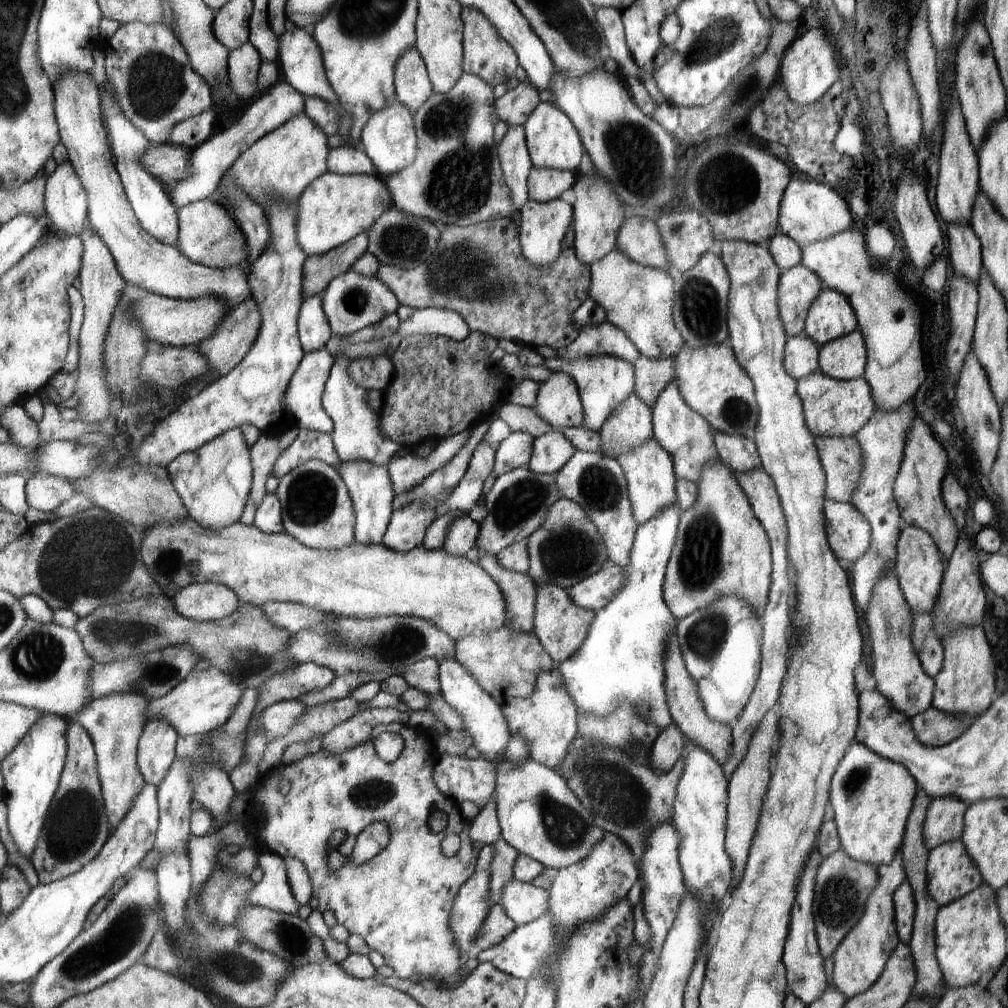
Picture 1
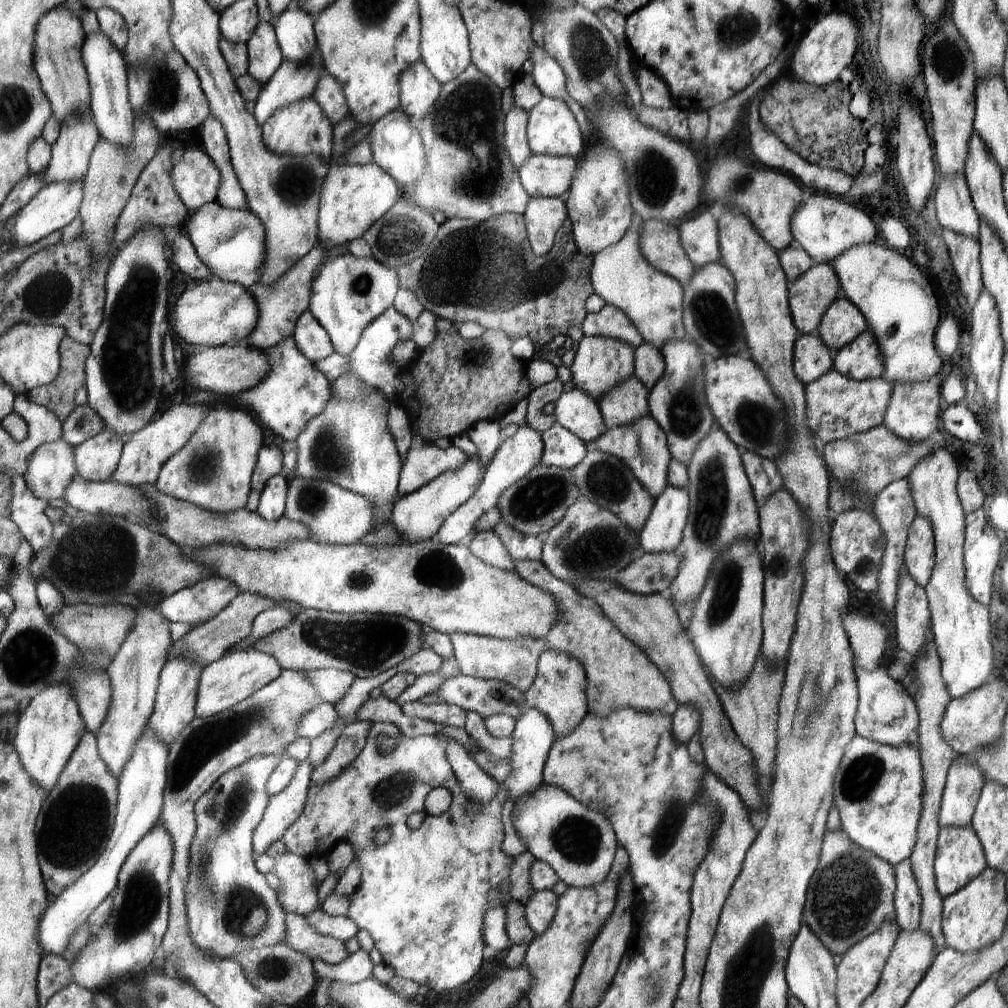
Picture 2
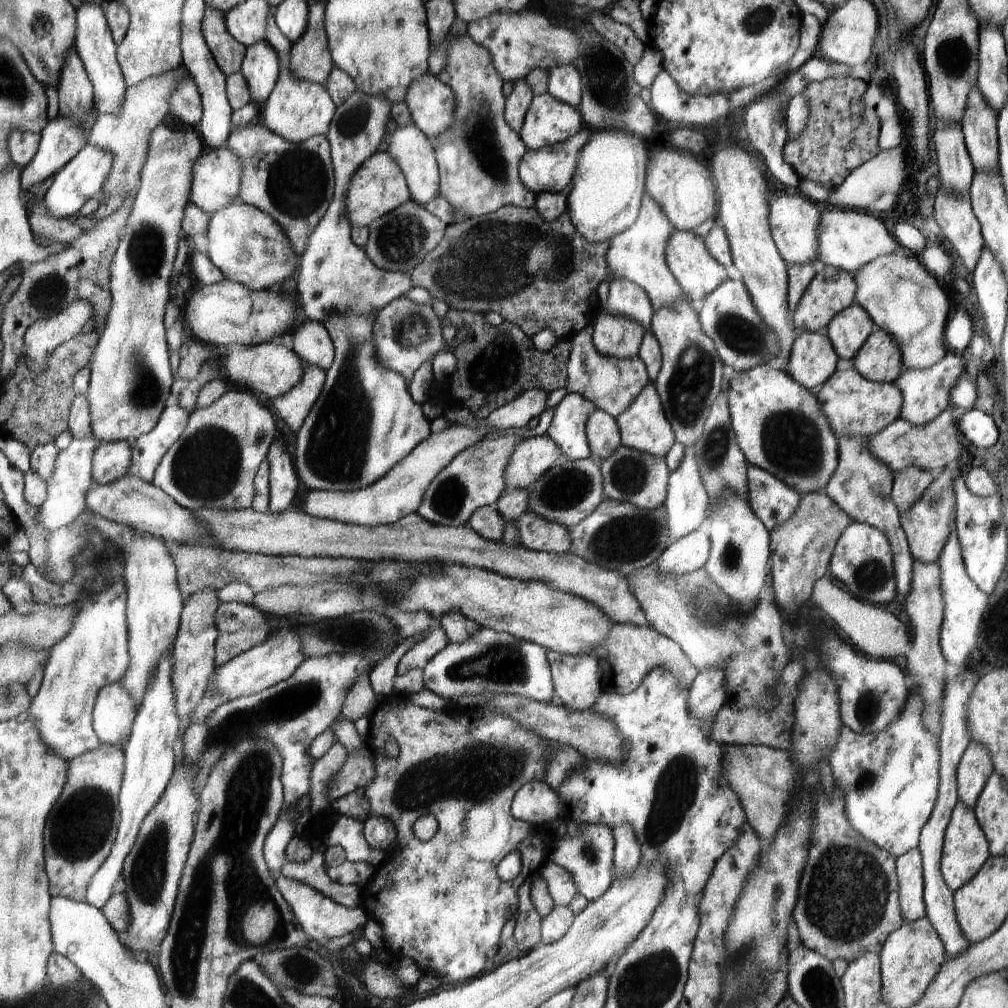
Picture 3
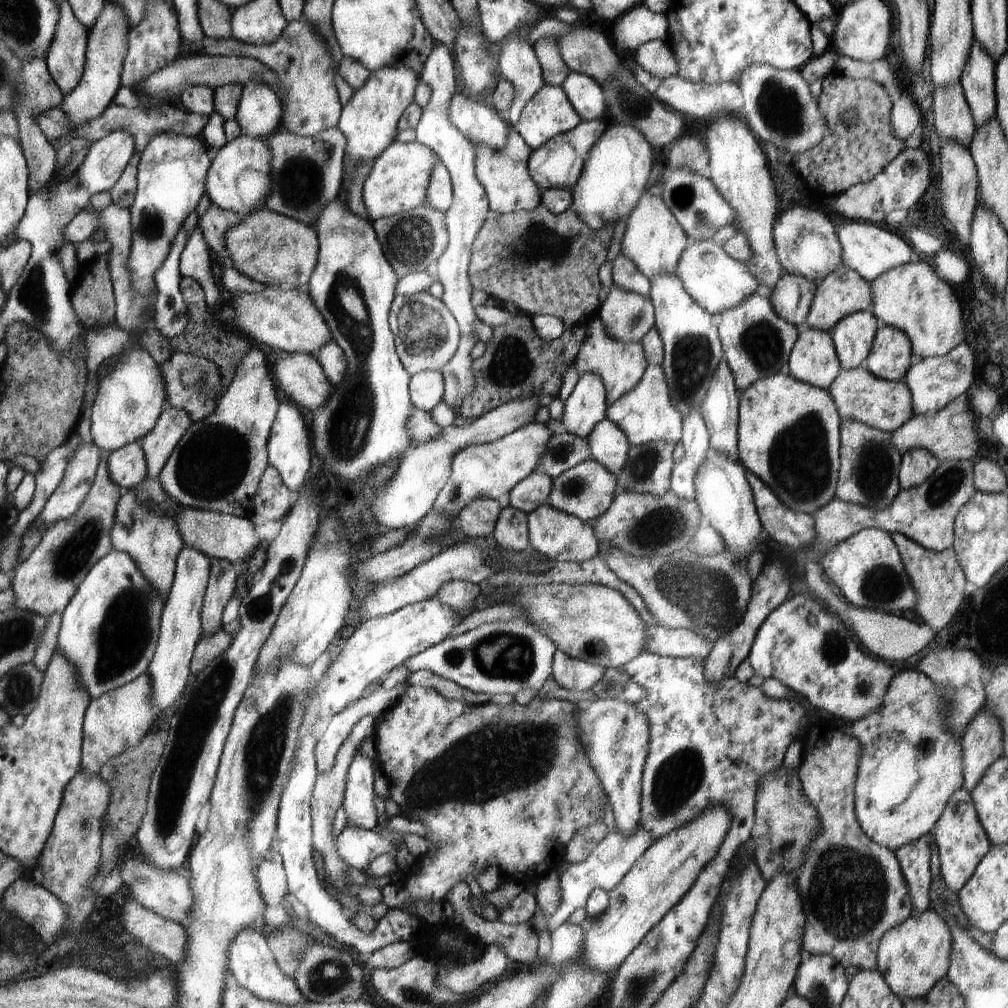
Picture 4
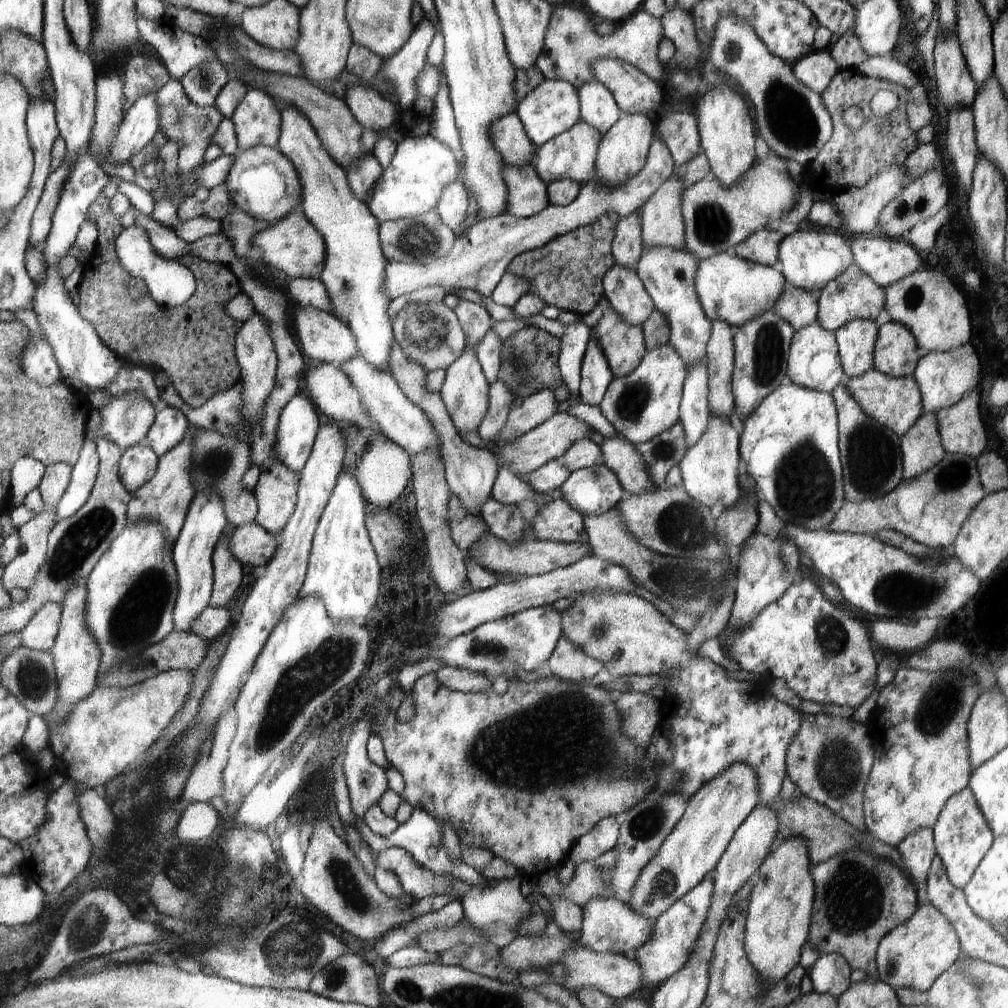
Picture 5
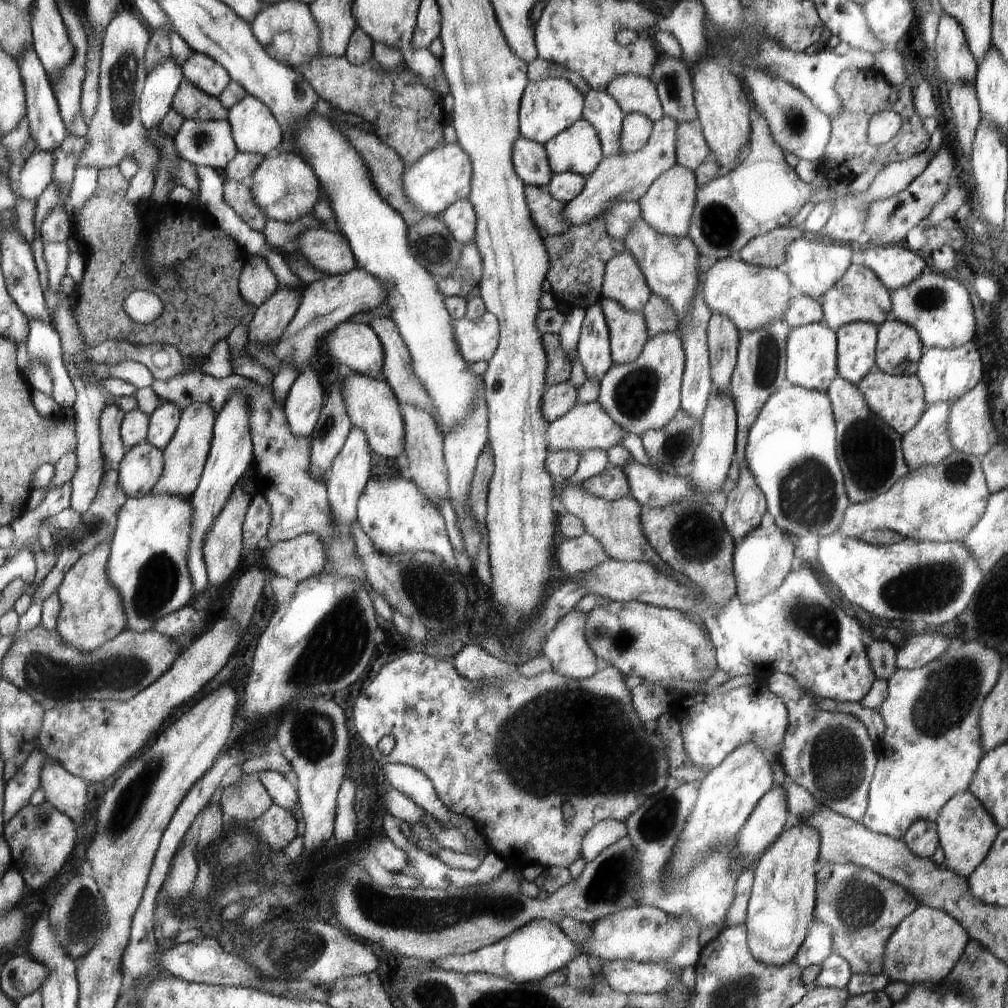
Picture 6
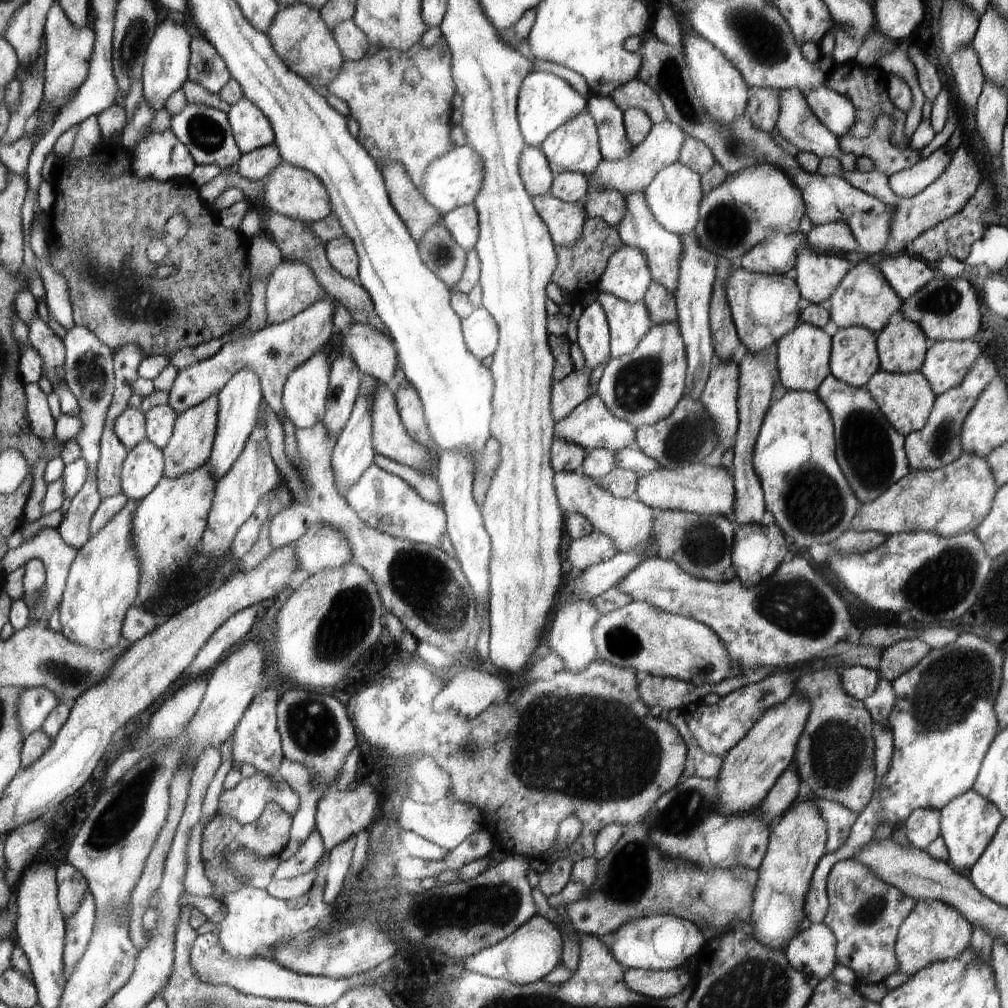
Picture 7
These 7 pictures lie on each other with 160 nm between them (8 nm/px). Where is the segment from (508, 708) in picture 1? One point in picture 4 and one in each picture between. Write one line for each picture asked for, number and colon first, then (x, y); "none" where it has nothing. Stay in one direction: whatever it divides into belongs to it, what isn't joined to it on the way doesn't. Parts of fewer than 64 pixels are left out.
2: (560, 688)
3: (577, 680)
4: (574, 674)

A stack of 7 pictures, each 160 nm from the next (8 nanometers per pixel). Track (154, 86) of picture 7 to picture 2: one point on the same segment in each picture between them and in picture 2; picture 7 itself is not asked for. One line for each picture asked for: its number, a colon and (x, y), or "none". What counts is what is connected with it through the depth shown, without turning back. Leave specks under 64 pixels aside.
2: (58, 204)
3: (82, 178)
4: (107, 157)
5: (142, 121)
6: (162, 83)

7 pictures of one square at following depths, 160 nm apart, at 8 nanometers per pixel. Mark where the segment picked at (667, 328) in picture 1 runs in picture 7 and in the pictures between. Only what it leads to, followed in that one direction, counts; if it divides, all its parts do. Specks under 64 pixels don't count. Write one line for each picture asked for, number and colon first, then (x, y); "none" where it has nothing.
2: (654, 301)
3: (639, 254)
4: (654, 239)
5: (663, 225)
6: (669, 205)
7: (675, 196)

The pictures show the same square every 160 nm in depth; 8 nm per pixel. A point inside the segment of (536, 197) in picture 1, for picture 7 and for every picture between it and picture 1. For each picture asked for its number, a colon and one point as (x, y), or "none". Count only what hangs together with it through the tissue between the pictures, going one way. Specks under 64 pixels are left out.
2: (544, 175)
3: (549, 170)
4: (561, 161)
5: (573, 155)
6: (578, 149)
7: (574, 146)

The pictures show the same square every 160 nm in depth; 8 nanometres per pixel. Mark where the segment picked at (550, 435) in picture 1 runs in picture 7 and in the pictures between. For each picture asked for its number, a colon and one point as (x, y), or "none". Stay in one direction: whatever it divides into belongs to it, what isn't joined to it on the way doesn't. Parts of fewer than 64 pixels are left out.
2: (563, 449)
3: (569, 423)
4: (586, 407)
5: (596, 376)
6: (594, 348)
7: (593, 338)

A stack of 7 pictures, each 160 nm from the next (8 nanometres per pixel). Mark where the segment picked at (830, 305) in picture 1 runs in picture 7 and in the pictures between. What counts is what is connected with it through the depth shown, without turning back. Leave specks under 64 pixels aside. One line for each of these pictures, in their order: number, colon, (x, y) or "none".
2: (843, 323)
3: (849, 330)
4: (854, 336)
5: (856, 340)
6: (856, 341)
7: (854, 360)

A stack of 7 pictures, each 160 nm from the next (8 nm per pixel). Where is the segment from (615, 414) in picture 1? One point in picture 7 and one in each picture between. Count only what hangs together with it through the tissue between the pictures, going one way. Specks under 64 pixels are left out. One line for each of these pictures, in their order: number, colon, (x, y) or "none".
2: (623, 404)
3: (612, 384)
4: (621, 364)
5: (624, 344)
6: (628, 330)
7: (628, 323)

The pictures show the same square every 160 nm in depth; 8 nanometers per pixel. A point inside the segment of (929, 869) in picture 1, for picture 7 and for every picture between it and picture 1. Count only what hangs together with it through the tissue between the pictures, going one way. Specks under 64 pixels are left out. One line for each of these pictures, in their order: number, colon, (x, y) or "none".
2: (959, 858)
3: (965, 850)
4: (961, 841)
5: (962, 835)
6: (966, 829)
7: (969, 821)

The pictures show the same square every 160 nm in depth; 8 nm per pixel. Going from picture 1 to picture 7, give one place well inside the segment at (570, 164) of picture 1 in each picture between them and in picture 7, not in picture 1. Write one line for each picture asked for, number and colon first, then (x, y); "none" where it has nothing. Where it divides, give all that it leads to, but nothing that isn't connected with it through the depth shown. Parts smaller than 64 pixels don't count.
2: (551, 129)
3: (548, 121)
4: (549, 113)
5: (550, 109)
6: (549, 106)
7: (545, 102)

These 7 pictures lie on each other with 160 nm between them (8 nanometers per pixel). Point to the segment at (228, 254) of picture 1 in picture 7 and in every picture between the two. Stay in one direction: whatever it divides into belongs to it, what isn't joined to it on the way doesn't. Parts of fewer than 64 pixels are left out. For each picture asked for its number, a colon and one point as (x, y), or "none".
2: (232, 243)
3: (245, 243)
4: (272, 248)
5: (294, 246)
6: (328, 250)
7: (341, 252)

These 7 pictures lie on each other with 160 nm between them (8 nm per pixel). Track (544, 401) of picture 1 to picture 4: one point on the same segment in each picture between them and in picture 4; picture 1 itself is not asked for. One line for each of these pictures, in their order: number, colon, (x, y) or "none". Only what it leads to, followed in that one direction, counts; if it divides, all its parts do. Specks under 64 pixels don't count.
2: (577, 411)
3: (603, 432)
4: (610, 447)

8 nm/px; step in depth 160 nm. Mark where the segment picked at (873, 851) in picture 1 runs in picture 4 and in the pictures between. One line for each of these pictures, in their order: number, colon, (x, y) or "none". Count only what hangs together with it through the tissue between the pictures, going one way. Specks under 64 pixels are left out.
2: (879, 790)
3: (890, 778)
4: (912, 763)

